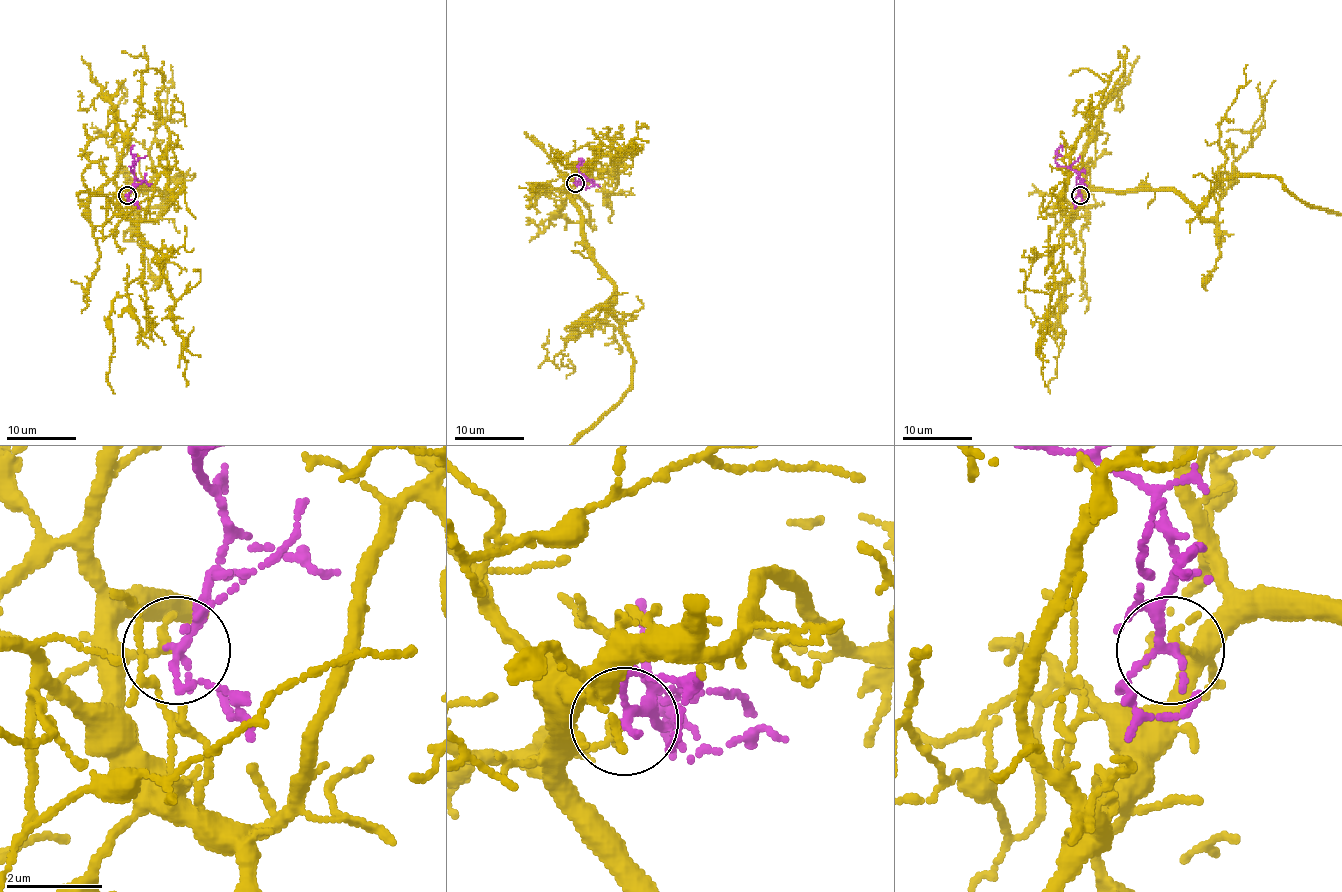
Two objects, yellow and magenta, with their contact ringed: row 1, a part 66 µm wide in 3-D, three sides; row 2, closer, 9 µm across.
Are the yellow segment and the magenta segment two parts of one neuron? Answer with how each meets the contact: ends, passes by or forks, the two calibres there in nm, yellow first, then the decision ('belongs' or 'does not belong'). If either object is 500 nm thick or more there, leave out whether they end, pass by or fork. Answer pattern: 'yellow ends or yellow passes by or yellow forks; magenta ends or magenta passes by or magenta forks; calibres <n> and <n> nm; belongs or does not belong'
yellow ends; magenta passes by; calibres 200 and 170 nm; belongs

